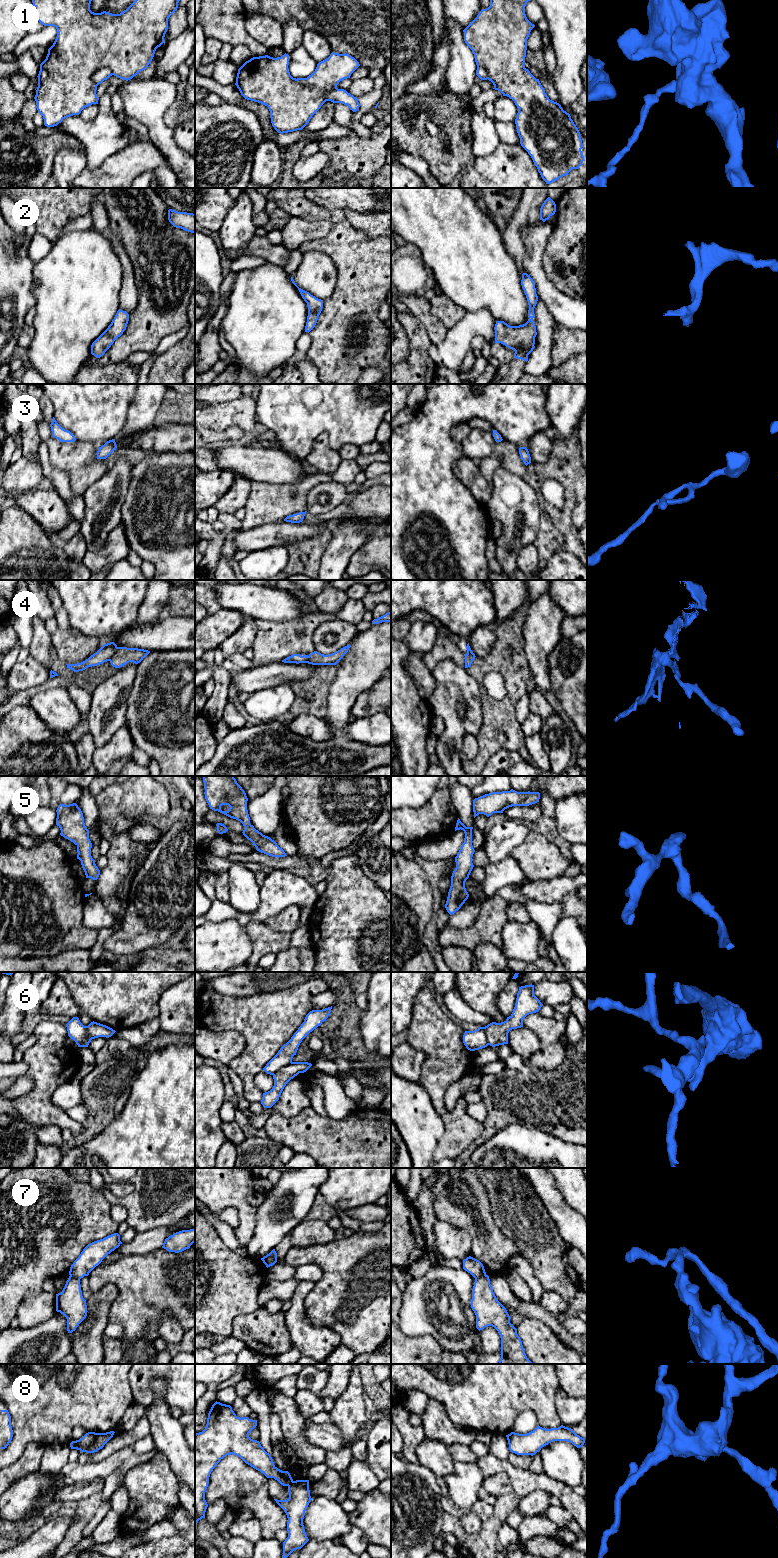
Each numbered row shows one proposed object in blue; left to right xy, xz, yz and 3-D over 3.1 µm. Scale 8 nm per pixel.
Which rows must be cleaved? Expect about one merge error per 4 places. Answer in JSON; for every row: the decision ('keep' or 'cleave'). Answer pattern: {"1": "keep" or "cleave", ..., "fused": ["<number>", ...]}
{"1": "cleave", "2": "keep", "3": "keep", "4": "cleave", "5": "keep", "6": "cleave", "7": "cleave", "8": "cleave", "fused": ["1", "4", "6", "7", "8"]}

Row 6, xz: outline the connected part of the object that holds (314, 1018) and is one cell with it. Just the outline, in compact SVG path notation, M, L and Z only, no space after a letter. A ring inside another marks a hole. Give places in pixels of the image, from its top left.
M332 1006L322 1010L310 1011L301 1026L294 1033L291 1039L284 1044L278 1053L266 1064L263 1070L270 1075L276 1073L282 1067L290 1064L292 1058L296 1055L298 1047L302 1040L314 1029L320 1026L330 1015Z

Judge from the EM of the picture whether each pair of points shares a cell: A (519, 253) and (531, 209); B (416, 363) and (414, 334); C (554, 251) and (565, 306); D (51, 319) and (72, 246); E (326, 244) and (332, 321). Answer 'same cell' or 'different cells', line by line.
A: same cell
B: same cell
C: different cells
D: same cell
E: same cell

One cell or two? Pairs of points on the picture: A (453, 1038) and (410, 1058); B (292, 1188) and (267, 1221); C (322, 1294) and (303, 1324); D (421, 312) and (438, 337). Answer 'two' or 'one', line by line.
A: two
B: one
C: two
D: one

